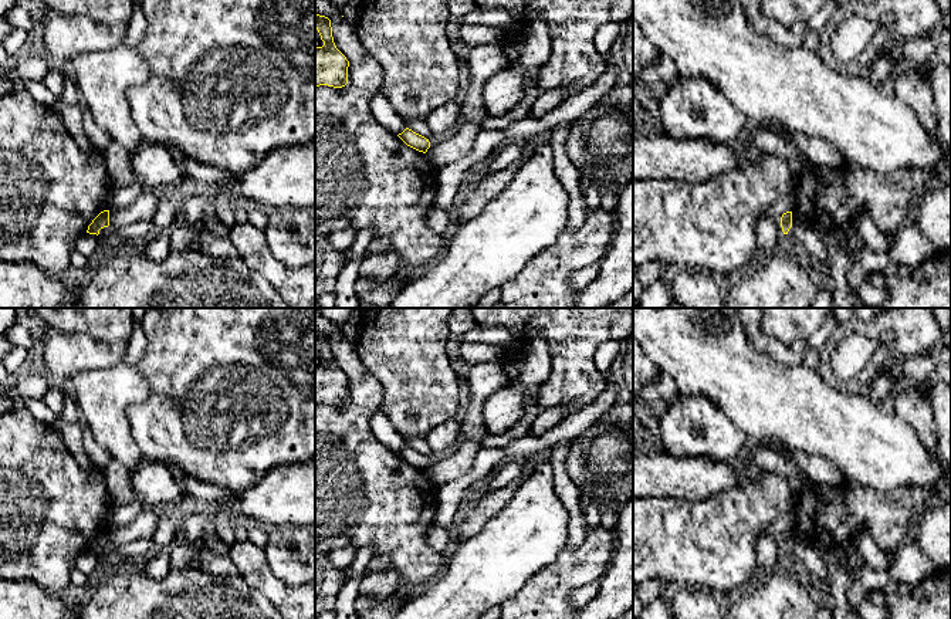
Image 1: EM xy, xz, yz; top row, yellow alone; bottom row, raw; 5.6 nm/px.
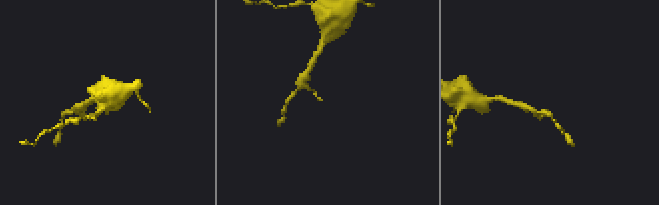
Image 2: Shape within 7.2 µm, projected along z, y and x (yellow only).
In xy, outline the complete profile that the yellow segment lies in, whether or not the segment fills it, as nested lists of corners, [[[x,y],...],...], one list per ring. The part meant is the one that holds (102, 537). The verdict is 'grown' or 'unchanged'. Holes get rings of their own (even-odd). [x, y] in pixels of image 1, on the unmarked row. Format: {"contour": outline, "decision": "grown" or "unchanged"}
{"contour": [[[109,528],[101,530],[88,544],[87,551],[99,552],[99,548],[109,544]]], "decision": "unchanged"}

